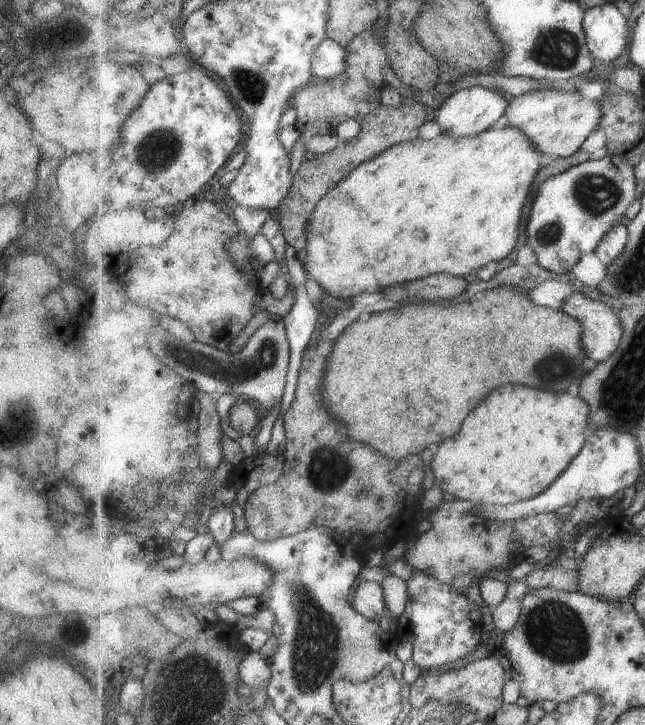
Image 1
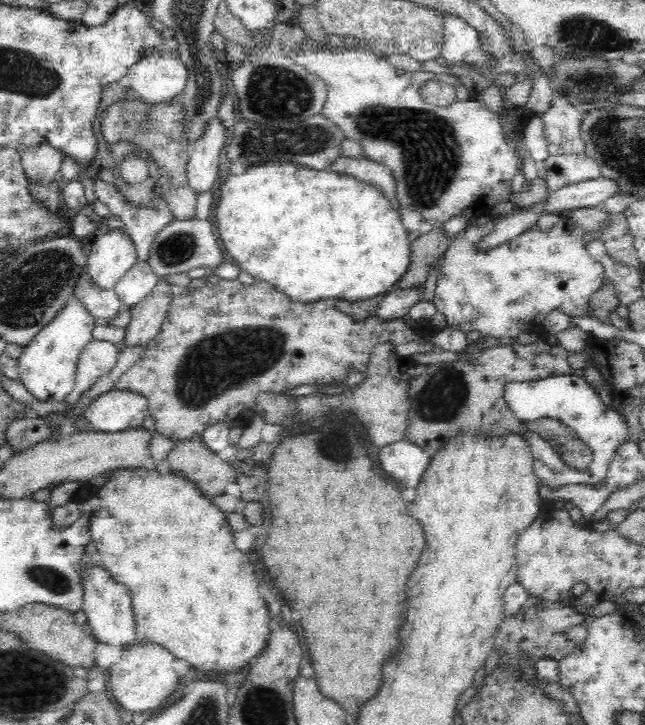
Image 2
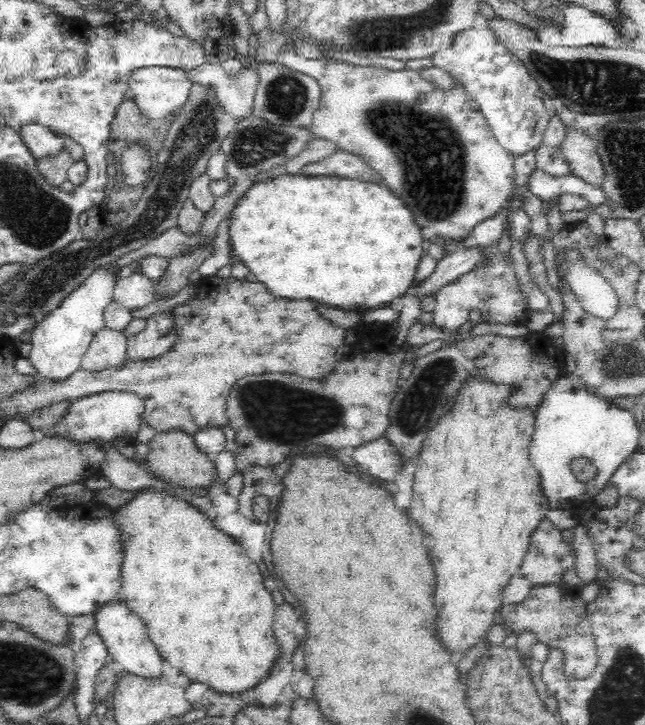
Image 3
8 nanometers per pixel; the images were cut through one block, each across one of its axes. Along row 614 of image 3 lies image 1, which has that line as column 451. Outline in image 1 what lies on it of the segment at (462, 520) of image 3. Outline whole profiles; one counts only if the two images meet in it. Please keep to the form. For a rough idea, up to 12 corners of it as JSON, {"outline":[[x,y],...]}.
{"outline":[[505,384],[437,446],[435,487],[477,505],[545,492],[591,407]]}

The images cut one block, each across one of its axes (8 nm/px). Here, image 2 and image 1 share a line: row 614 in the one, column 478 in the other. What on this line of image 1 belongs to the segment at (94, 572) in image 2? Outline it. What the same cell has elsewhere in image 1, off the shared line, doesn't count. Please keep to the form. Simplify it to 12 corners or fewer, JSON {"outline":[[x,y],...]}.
{"outline":[[459,89],[434,116],[443,133],[473,136],[501,124],[511,100]]}

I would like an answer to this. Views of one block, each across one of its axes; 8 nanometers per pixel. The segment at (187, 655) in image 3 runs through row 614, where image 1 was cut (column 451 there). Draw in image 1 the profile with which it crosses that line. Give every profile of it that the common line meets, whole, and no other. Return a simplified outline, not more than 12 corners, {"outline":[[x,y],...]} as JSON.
{"outline":[[502,124],[396,144],[306,224],[346,301],[511,254],[542,152]]}

